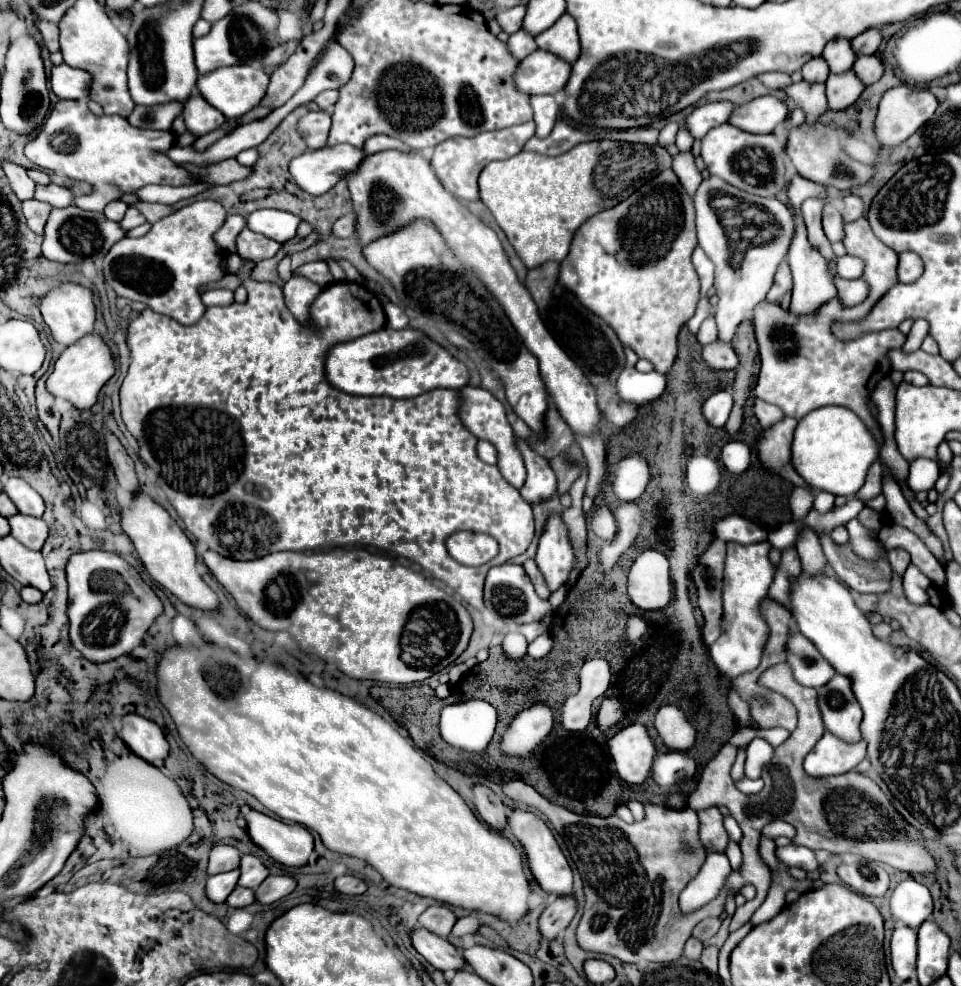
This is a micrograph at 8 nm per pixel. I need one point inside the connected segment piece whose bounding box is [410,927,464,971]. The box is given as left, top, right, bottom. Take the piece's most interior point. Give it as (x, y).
(438, 952)

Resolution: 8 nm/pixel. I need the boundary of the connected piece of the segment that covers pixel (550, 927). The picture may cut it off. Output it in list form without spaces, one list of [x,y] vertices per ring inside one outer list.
[[[564,895],[556,897],[542,913],[540,917],[540,933],[546,939],[554,939],[560,929],[564,929],[572,917],[576,915],[576,897],[574,895]]]

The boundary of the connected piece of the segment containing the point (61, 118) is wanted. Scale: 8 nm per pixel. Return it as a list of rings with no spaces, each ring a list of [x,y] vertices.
[[[76,99],[76,101],[58,101],[52,111],[48,113],[48,117],[44,119],[40,131],[36,133],[36,137],[32,137],[26,147],[24,147],[24,155],[38,167],[48,169],[56,175],[64,175],[76,181],[88,181],[94,191],[92,195],[83,198],[74,199],[74,205],[86,211],[103,212],[104,207],[112,201],[112,199],[120,199],[124,193],[132,193],[148,183],[156,183],[156,185],[190,185],[188,181],[188,173],[184,173],[184,169],[180,169],[174,161],[168,161],[168,157],[164,157],[164,151],[168,151],[174,145],[174,135],[170,131],[152,131],[152,129],[138,129],[132,127],[124,117],[96,117],[90,113],[88,105],[84,99]]]

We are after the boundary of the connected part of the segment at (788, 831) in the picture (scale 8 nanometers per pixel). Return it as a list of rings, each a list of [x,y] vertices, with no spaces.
[[[774,819],[763,828],[762,835],[772,837],[772,839],[776,839],[780,835],[786,835],[786,837],[792,839],[796,835],[796,830],[791,824],[782,819]]]

